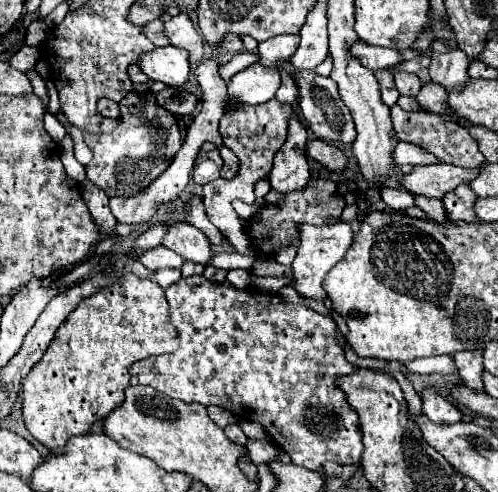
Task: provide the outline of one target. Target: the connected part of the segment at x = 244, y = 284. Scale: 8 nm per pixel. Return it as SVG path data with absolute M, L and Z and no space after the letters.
M230 270L228 272L228 282L240 290L248 288L250 286L250 272L248 270Z

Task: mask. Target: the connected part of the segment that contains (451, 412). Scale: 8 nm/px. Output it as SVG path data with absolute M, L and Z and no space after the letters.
M426 392L424 398L422 398L422 408L424 408L424 414L434 422L434 424L454 424L462 418L460 410L450 404L444 396L440 394L434 394L434 392Z

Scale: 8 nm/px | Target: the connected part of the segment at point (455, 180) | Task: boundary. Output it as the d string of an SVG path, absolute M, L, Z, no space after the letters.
M434 164L434 166L416 166L412 174L406 174L400 178L402 186L420 196L438 198L442 200L446 192L452 192L460 184L470 184L476 180L482 172L482 166L476 168L462 168L454 164Z

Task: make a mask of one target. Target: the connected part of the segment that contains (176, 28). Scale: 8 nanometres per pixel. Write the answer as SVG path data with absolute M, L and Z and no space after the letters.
M178 14L174 16L172 20L166 22L166 28L164 28L164 34L170 38L170 44L172 46L178 46L178 48L184 48L190 52L190 64L198 66L202 62L202 36L196 32L192 20L188 14Z

